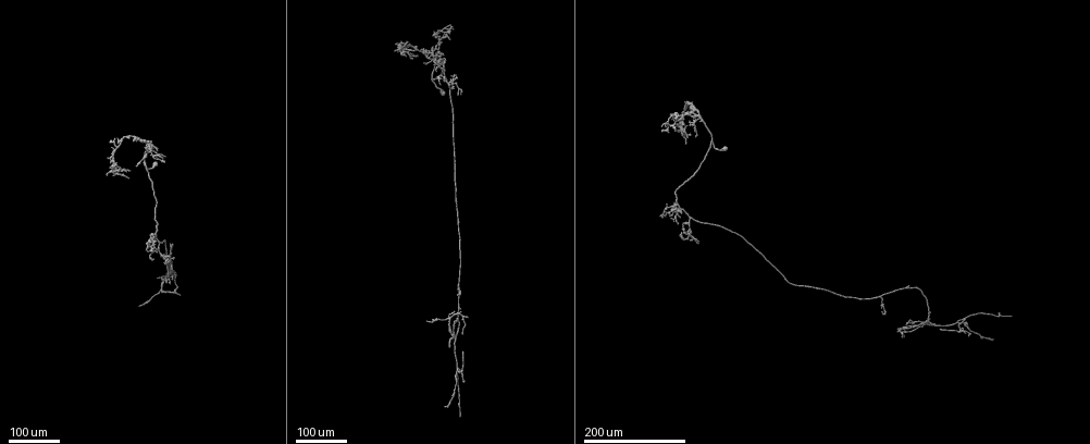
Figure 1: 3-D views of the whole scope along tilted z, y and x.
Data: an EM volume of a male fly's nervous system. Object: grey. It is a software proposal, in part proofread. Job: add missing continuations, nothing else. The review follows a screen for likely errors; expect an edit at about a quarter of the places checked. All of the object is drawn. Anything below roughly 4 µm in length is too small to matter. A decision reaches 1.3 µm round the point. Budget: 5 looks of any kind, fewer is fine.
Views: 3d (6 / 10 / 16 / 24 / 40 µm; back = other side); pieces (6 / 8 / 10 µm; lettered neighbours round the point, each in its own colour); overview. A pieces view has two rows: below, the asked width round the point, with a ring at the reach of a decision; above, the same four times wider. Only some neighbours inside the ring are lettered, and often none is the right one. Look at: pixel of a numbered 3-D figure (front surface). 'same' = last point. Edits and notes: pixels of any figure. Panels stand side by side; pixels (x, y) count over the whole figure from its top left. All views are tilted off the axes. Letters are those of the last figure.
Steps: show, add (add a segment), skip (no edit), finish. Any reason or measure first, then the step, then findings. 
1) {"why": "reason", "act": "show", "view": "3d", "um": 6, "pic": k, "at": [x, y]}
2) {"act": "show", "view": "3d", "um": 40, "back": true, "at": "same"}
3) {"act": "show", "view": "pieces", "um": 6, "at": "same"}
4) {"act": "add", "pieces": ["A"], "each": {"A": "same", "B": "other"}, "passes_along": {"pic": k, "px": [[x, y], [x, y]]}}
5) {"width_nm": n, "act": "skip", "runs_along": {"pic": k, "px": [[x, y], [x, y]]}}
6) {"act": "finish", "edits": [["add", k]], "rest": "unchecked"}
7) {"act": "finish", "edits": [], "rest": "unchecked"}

{"why": "branch stops here", "act": "show", "view": "3d", "um": 40, "pic": 1, "at": [438, 31]}

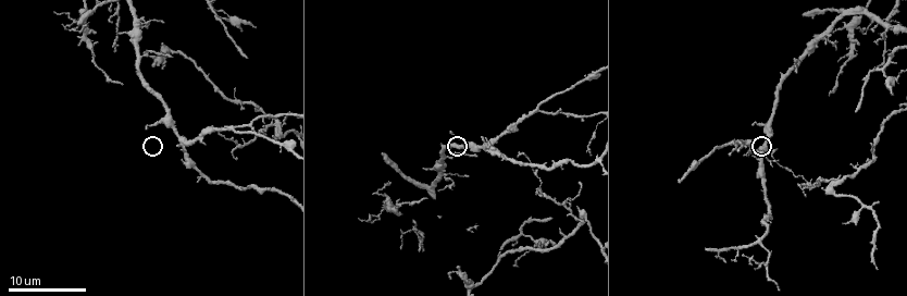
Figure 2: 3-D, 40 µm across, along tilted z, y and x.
{"act": "show", "view": "pieces", "um": 6, "pic": 2, "at": [148, 127]}

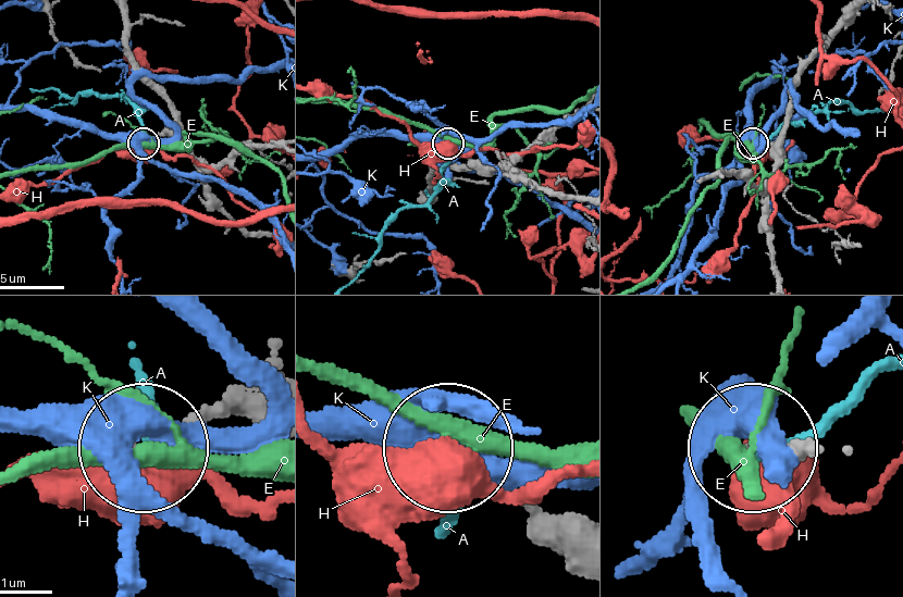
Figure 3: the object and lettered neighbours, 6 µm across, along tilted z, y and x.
{"act": "skip", "each": {"A": "other", "E": "other", "H": "other", "K": "other"}, "found": "no lettered segment goes on from it"}

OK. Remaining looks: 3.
{"why": "tapers out", "act": "show", "view": "3d", "um": 24, "pic": 1, "at": [110, 157]}

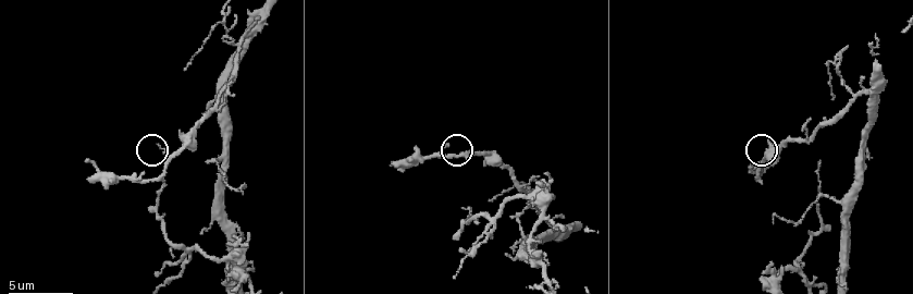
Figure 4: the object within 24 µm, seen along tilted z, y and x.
{"why": "see the neighbours", "act": "show", "view": "pieces", "um": 10, "pic": 4, "at": [89, 161]}

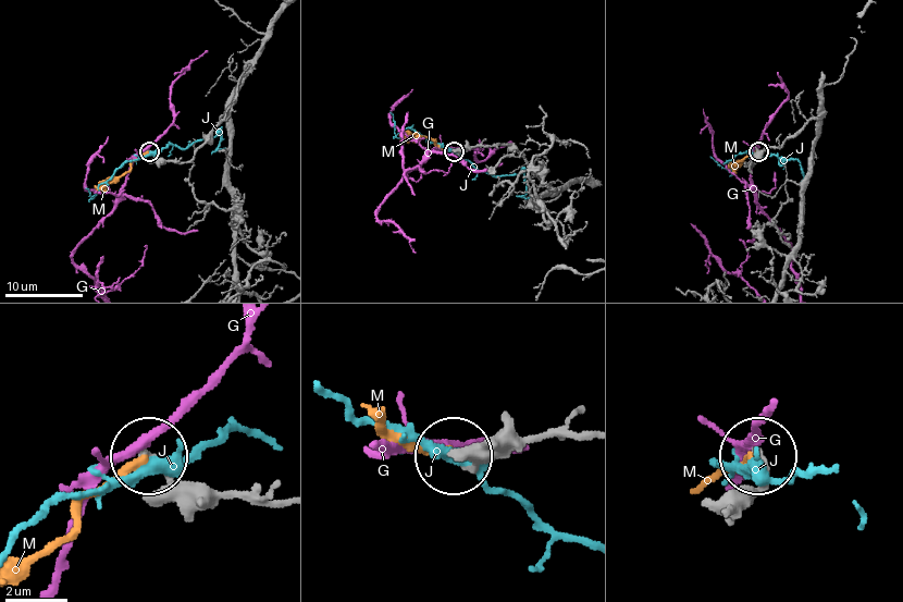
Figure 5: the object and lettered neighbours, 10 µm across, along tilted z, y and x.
{"act": "skip", "each": {"G": "other", "J": "other", "M": "other"}, "runs_along": {"pic": 5, "px": [[281, 498], [187, 493], [150, 461]]}, "found": "none of them fits"}

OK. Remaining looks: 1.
{"why": "branch stops here", "act": "show", "view": "pieces", "um": 10, "pic": 2, "at": [854, 110]}

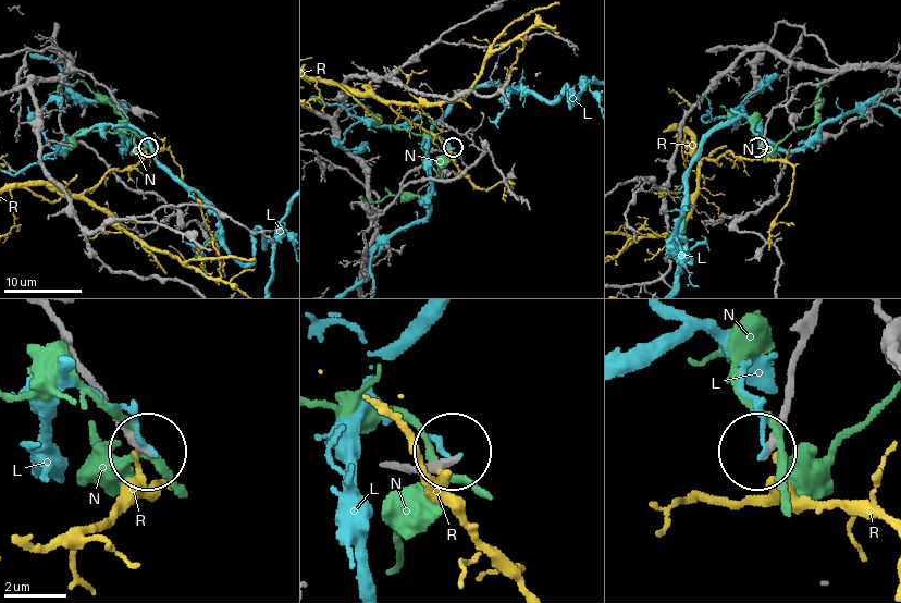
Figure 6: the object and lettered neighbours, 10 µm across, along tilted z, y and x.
{"act": "skip", "each": {"L": "other", "N": "other", "R": "other"}, "runs_along": {"pic": 6, "px": [[812, 321], [791, 374], [789, 413], [763, 448]]}, "found": "none of them fits"}

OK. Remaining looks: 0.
{"act": "finish", "edits": [], "rest": "unchecked"}

